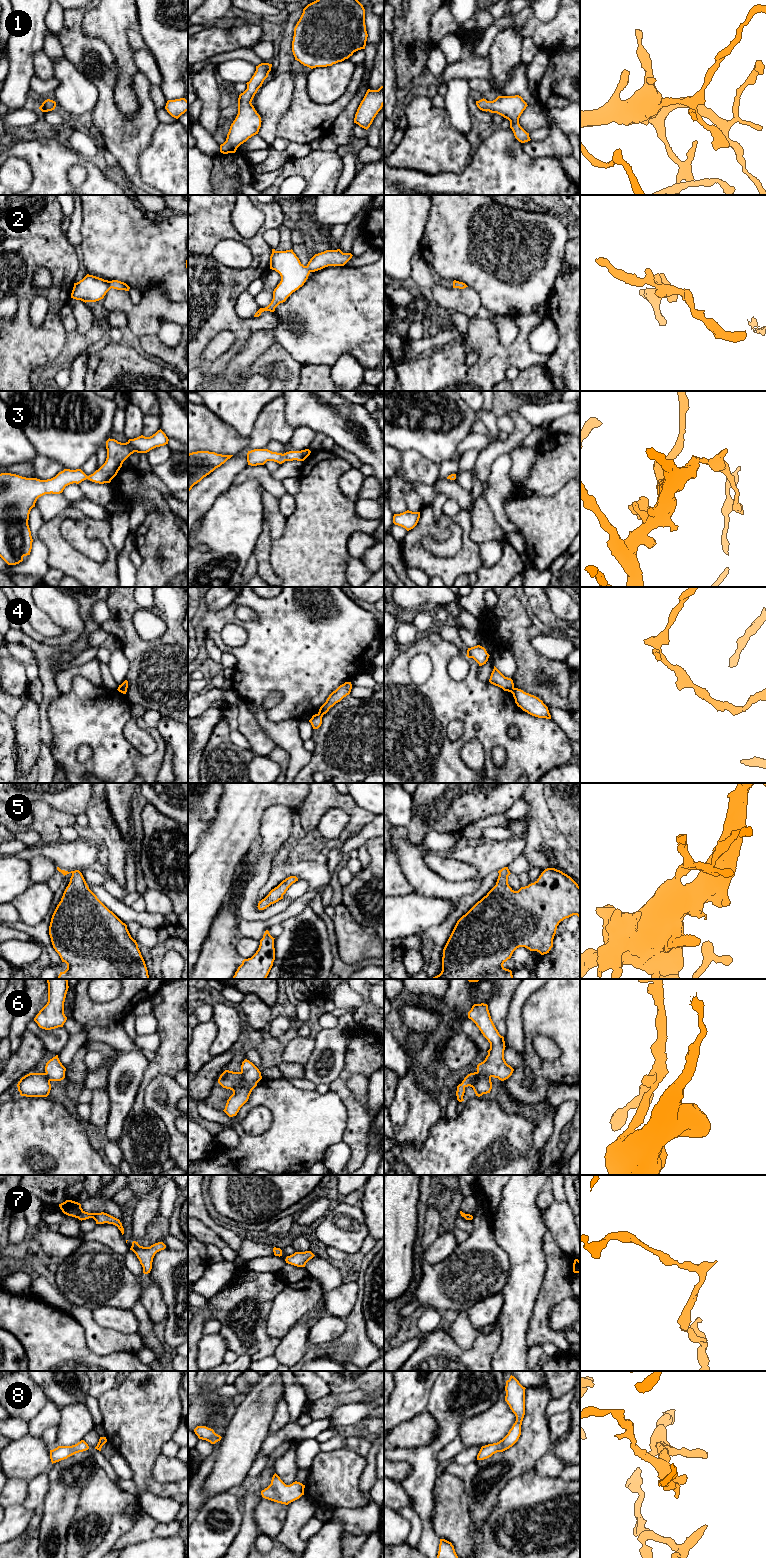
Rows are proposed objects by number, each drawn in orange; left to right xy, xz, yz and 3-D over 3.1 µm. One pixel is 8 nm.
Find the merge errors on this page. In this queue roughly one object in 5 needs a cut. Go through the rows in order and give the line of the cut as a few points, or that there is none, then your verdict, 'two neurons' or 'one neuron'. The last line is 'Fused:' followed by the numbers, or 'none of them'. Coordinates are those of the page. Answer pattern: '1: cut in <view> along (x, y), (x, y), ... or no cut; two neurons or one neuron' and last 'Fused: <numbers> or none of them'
1: no cut; one neuron
2: no cut; one neuron
3: no cut; one neuron
4: cut in yz along (513, 686), (510, 691); two neurons
5: no cut; one neuron
6: no cut; one neuron
7: no cut; one neuron
8: no cut; one neuron
Fused: 4

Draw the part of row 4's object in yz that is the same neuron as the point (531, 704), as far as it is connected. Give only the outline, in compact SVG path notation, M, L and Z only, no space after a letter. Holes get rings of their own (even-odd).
M514 687L511 693L513 694L515 703L523 711L538 718L551 719L548 707L538 697Z

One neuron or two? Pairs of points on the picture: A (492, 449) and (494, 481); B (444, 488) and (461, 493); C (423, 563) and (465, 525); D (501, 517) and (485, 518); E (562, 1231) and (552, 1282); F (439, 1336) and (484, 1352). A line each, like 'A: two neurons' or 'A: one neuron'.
A: two neurons
B: one neuron
C: one neuron
D: two neurons
E: two neurons
F: one neuron

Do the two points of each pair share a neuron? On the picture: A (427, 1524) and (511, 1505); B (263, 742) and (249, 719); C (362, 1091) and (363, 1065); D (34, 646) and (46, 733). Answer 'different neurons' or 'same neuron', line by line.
A: different neurons
B: same neuron
C: different neurons
D: same neuron

